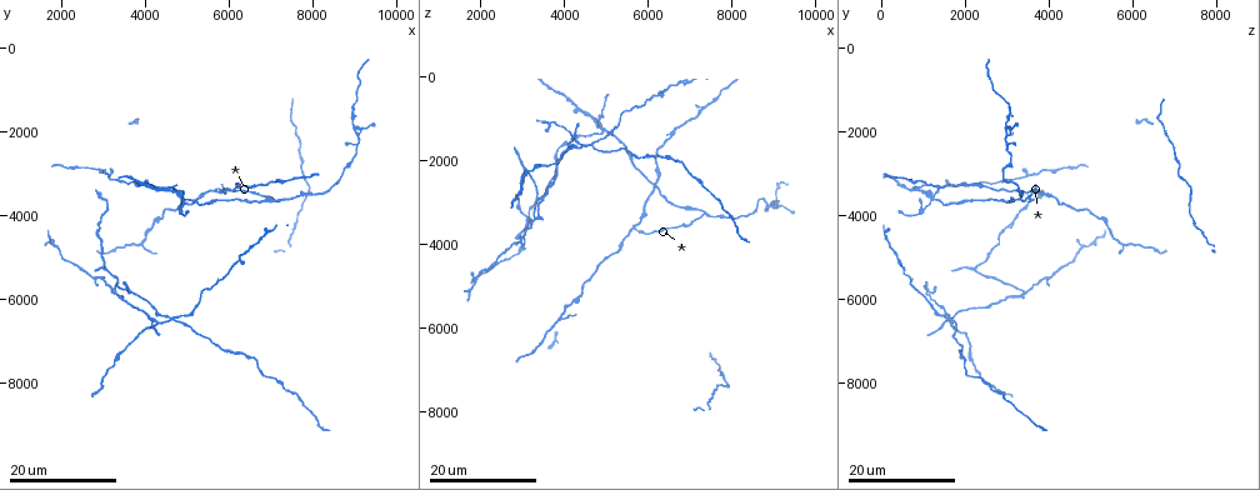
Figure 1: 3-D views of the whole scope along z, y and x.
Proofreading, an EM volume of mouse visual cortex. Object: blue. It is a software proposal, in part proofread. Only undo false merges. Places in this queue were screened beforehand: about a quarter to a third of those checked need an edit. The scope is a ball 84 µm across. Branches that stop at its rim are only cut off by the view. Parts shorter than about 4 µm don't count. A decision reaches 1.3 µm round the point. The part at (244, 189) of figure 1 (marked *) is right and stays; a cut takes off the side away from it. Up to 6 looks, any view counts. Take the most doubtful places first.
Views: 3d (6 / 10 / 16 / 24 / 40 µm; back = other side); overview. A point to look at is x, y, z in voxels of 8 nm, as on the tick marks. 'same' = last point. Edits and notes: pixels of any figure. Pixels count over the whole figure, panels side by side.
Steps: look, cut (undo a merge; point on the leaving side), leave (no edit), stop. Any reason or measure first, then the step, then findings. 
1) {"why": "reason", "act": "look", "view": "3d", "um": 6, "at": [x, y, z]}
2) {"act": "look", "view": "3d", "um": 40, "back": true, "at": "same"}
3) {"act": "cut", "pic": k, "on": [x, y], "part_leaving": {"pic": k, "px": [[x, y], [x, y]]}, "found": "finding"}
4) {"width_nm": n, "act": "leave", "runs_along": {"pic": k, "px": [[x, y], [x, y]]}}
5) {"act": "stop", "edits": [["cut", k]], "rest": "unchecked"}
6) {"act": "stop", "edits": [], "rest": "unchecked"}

{"why": "two arms in line, one across", "act": "look", "view": "3d", "um": 24, "at": [7350, 3650, 3200]}

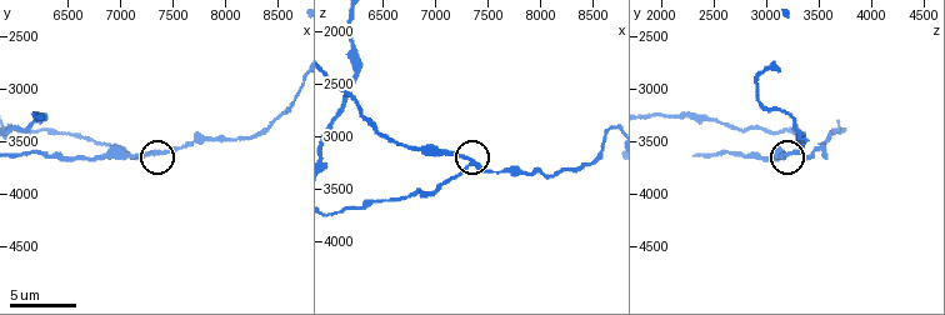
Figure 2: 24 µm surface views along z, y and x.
{"why": "closer look", "act": "look", "view": "3d", "um": 10, "at": [7300, 3620, 3220]}

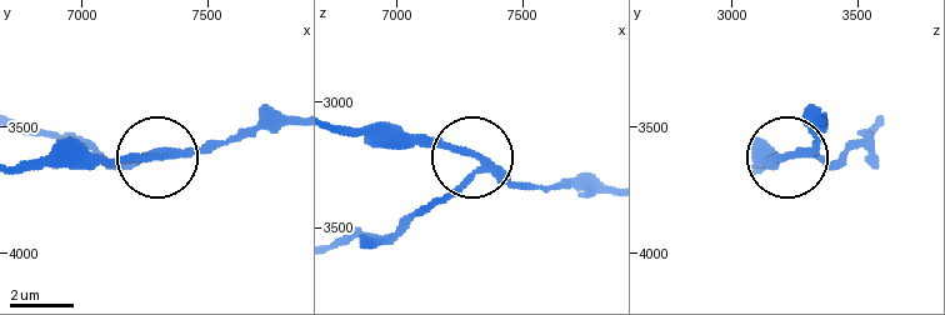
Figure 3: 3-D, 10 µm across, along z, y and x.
{"act": "look", "view": "3d", "um": 10, "back": true, "at": [7310, 3620, 3210]}

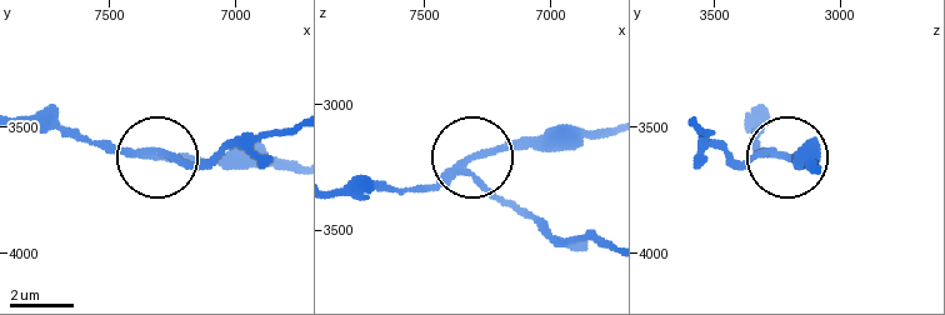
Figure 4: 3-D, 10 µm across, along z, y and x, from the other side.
{"width_nm": 180, "act": "cut", "pic": 4, "on": [490, 153], "part_leaving": {"pic": 4, "px": [[450, 171], [511, 146], [576, 146], [609, 136]]}, "found": "two neurons meet here"}

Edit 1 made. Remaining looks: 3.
{"why": "see it whole again", "act": "look", "view": "overview"}

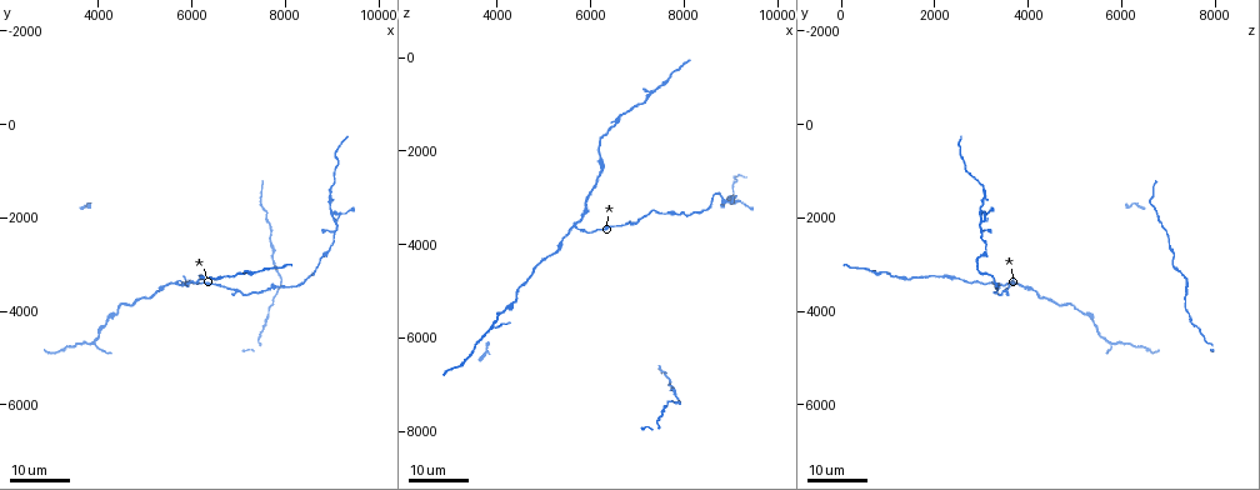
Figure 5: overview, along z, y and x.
{"why": "a fork", "act": "look", "view": "3d", "um": 16, "at": [5650, 3400, 3600]}

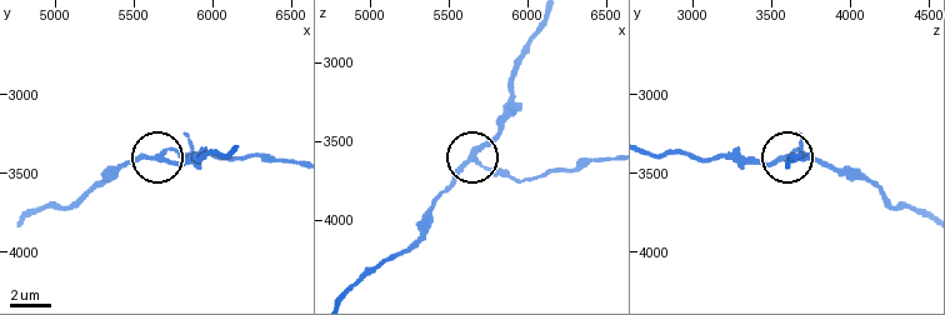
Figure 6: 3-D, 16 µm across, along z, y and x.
{"act": "look", "view": "3d", "um": 6, "at": [5660, 3400, 3580]}

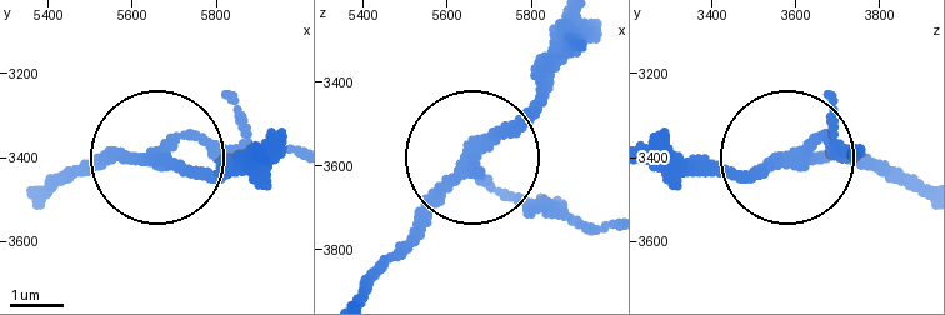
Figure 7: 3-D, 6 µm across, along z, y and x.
{"side_arm_um": 39, "arms": 3, "act": "leave", "found": "all the same neuron"}

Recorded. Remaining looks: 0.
{"act": "stop", "edits": [["cut", 4]], "rest": "unchecked"}

